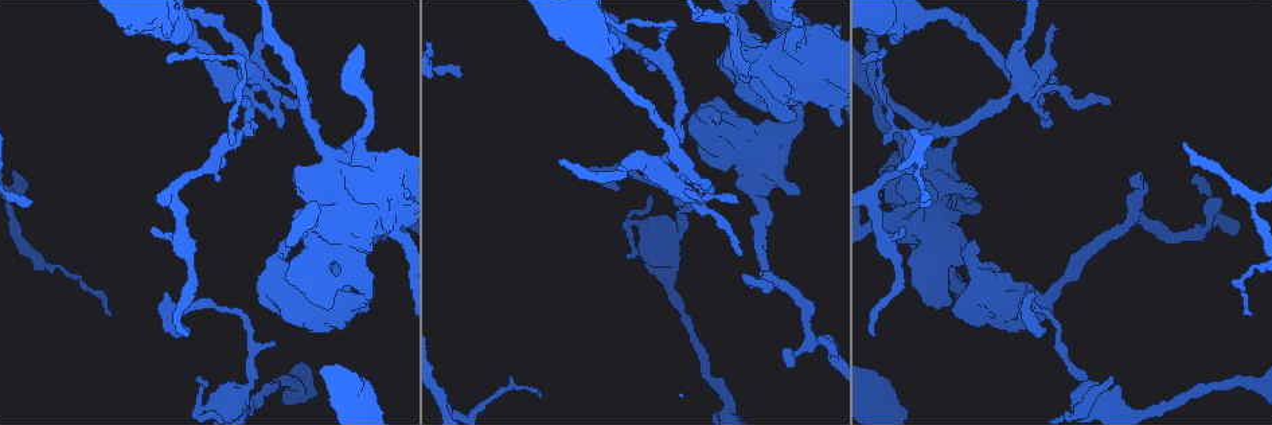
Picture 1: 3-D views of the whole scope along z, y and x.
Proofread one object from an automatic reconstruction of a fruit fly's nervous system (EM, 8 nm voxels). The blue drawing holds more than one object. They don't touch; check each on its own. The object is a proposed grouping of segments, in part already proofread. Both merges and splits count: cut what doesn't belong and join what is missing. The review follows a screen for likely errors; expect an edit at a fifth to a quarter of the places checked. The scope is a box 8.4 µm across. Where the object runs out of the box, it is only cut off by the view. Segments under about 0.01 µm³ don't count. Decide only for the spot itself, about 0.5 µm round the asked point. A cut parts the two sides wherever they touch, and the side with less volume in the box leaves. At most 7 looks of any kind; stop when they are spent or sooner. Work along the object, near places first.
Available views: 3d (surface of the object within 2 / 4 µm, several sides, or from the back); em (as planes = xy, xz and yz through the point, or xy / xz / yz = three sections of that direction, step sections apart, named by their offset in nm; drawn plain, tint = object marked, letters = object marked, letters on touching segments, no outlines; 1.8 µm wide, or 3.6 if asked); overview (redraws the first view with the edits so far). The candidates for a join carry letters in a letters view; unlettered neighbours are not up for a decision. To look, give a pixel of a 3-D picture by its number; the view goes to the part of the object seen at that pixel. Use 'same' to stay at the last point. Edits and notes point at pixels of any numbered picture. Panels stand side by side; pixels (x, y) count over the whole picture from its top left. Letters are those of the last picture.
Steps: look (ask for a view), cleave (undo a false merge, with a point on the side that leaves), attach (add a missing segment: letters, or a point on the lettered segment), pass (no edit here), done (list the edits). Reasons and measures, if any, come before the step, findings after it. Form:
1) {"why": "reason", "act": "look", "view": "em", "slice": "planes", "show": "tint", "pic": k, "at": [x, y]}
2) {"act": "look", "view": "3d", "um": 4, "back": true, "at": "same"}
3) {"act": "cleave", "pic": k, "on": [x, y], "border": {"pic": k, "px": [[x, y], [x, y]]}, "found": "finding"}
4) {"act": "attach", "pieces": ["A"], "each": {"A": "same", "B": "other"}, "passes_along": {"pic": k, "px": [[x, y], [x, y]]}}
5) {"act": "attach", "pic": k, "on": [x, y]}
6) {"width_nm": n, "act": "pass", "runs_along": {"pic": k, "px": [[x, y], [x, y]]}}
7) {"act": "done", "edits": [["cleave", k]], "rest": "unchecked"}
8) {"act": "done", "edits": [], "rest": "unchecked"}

{"why": "tapers out", "act": "look", "view": "em", "slice": "planes", "show": "letters", "pic": 1, "at": [872, 335]}

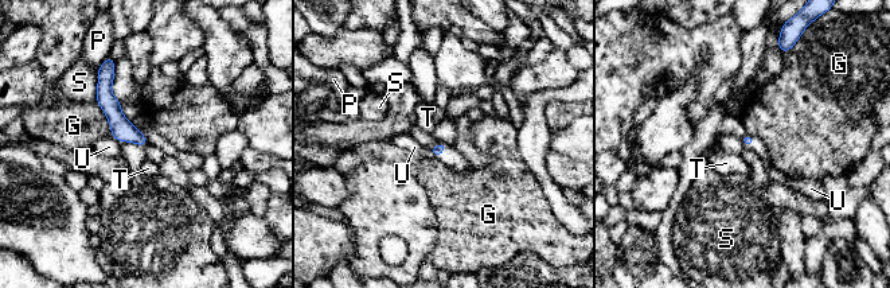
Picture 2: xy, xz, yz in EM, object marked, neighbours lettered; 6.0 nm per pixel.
{"width_nm": 70, "act": "pass", "each": {"G": "other", "P": "other", "S": "other", "T": "other", "U": "other"}, "border": {"pic": 2, "px": [[96, 102], [106, 119], [112, 136]]}, "found": "no lettered segment goes on from it"}

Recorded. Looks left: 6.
{"why": "calibre changes", "act": "look", "view": "3d", "um": 2, "pic": 1, "at": [963, 286]}

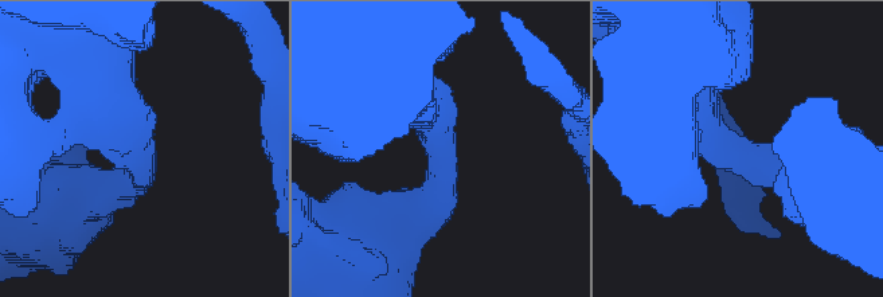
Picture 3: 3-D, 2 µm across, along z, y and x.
{"arm_widths_nm": [340, 480], "act": "look", "view": "em", "slice": "planes", "show": "letters", "pic": 3, "at": [139, 153]}

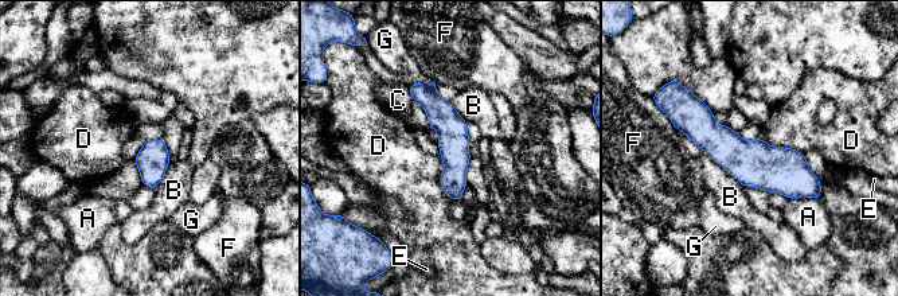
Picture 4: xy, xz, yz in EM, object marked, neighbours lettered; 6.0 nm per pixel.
{"longest_contact_nm": ["B", 340], "act": "pass", "each": {"A": "other", "B": "other", "C": "other", "D": "other", "E": "other", "F": "other", "G": "other"}, "runs_along": {"pic": 4, "px": [[676, 123], [818, 194]]}, "found": "one neuron here"}

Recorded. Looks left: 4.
{"why": "calibre changes", "act": "look", "view": "em", "um": 3.6, "slice": "yz", "step": 4, "show": "plain", "pic": 1, "at": [758, 68]}

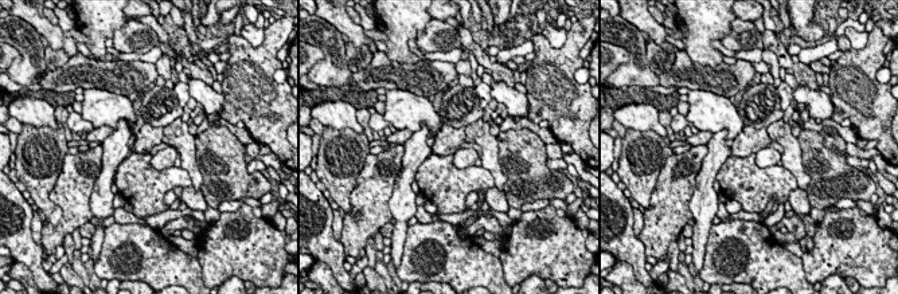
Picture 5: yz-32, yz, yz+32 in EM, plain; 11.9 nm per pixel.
{"why": "with the object marked", "act": "look", "view": "em", "um": 3.6, "slice": "yz", "step": 4, "show": "tint", "at": "same"}

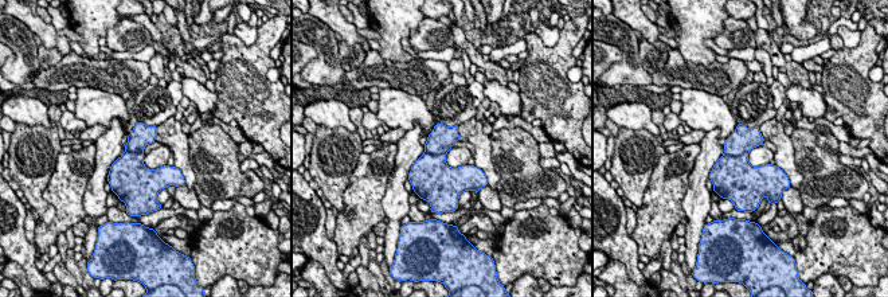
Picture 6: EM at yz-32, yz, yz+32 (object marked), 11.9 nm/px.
{"why": "what lies round it", "act": "look", "view": "em", "um": 3.6, "slice": "yz", "step": 4, "show": "letters", "at": "same"}

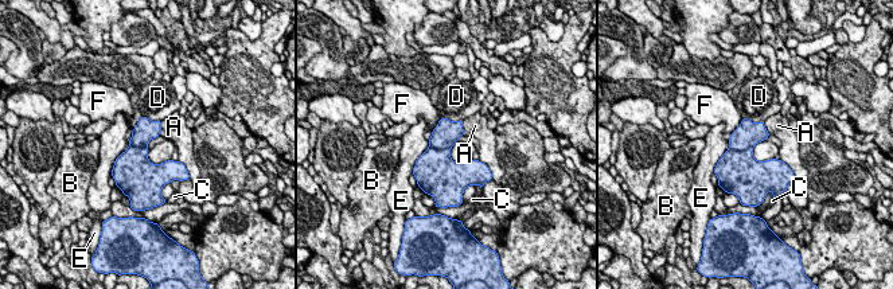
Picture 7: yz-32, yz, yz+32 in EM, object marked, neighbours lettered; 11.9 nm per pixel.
{"longest_contact_nm": ["E", 460], "act": "cleave", "pic": 7, "on": [748, 133], "each": {"A": "other", "B": "other", "C": "other", "D": "other", "E": "other", "F": "other"}, "border": {"pic": 7, "px": [[752, 147], [729, 149]]}, "found": "a second neuron is stuck on"}

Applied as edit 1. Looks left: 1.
{"act": "done", "edits": [["cleave", 7]], "rest": "unchecked"}

